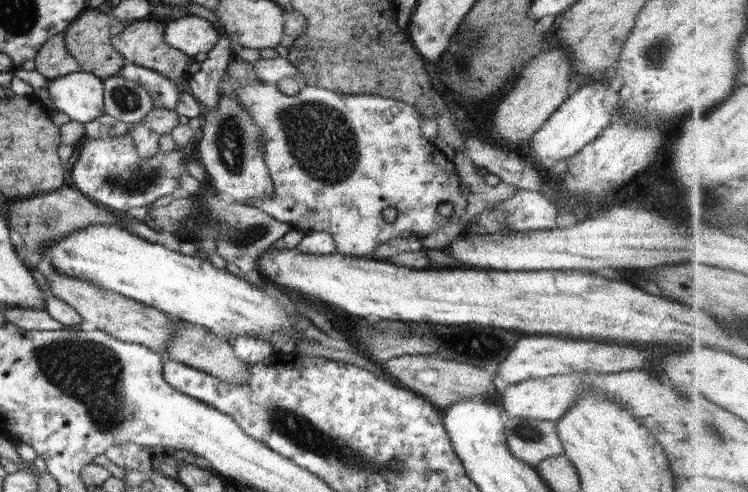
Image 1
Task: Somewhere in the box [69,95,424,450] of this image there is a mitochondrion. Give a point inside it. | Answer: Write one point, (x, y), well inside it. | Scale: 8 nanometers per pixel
(320, 138)

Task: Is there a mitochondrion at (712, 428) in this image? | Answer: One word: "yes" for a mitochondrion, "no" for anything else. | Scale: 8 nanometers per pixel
yes

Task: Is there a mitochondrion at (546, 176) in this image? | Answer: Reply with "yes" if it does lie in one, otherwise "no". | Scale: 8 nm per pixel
no

